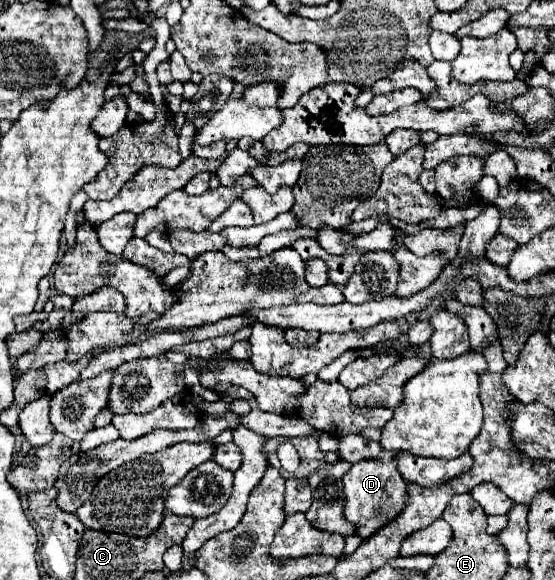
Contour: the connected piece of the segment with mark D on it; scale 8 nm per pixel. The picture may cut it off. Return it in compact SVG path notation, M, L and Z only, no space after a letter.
M362 460L352 464L352 468L342 478L344 484L344 518L356 526L354 536L362 542L374 536L384 524L392 522L406 506L408 488L396 470L396 460L378 462L378 460Z

